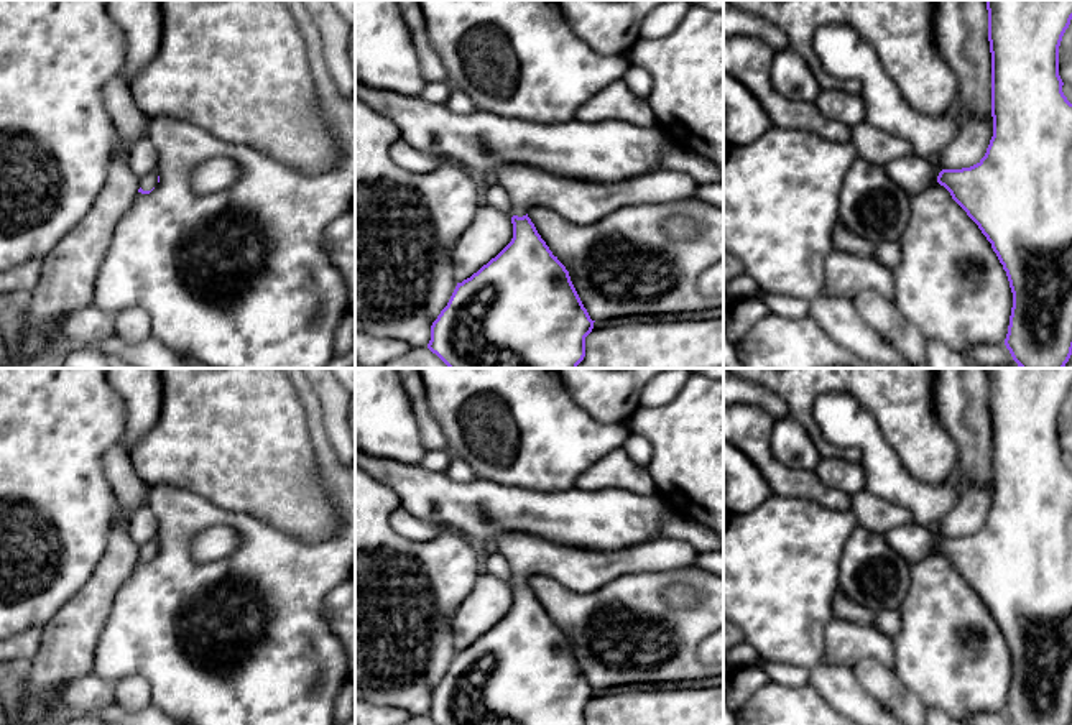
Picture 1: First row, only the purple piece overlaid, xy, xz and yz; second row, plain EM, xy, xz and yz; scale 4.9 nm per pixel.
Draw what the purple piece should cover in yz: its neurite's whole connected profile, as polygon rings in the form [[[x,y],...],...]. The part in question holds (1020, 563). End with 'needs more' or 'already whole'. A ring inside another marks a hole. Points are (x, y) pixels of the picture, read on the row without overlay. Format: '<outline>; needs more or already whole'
[[[985,368],[988,378],[988,409],[991,421],[991,485],[993,505],[985,524],[970,536],[942,538],[939,543],[932,533],[911,521],[903,526],[894,526],[883,536],[886,543],[911,566],[921,562],[934,552],[944,554],[952,567],[967,580],[978,593],[982,602],[991,612],[1003,638],[1006,640],[1013,661],[1013,676],[1010,684],[1008,702],[1005,713],[1011,725],[1070,725],[1072,723],[1072,472],[1062,460],[1062,447],[1059,444],[1059,414],[1065,398],[1072,388],[1072,368]]]; needs more

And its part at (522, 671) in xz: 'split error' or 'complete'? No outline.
split error

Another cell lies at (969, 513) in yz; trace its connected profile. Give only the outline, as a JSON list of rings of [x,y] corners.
[[[993,485],[972,487],[962,492],[954,508],[939,521],[942,538],[970,536],[985,524],[993,505]]]

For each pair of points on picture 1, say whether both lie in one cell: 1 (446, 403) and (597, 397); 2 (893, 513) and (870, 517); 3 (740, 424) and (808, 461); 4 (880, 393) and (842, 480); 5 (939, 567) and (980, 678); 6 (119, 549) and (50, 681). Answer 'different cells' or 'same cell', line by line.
1: different cells
2: same cell
3: different cells
4: different cells
5: same cell
6: same cell

